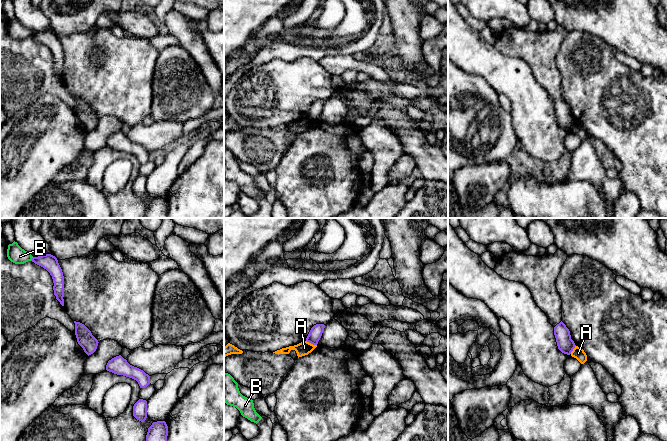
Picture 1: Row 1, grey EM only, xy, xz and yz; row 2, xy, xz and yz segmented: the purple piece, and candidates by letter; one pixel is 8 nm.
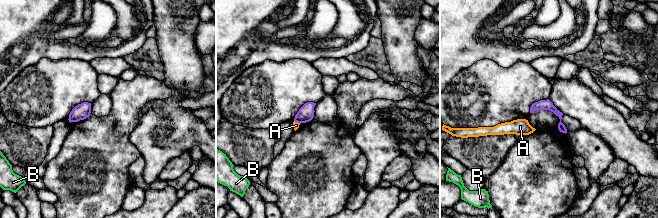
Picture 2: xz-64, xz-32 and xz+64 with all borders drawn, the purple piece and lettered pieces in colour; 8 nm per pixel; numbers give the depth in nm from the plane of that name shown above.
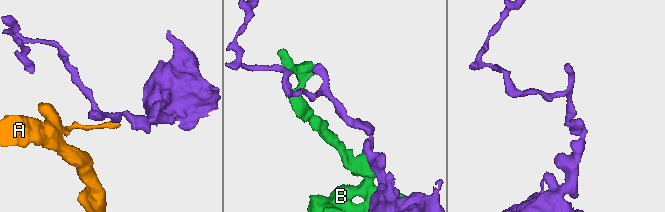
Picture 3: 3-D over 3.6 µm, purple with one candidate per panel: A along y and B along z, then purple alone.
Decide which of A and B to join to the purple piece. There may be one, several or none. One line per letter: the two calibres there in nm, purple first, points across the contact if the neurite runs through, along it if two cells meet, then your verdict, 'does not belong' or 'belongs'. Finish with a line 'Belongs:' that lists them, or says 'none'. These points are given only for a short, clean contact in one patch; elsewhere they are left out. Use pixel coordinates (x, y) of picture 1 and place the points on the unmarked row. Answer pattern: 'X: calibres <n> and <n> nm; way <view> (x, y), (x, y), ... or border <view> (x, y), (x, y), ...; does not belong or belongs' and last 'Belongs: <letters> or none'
A: calibres 100 and 110 nm; border xz (306, 116), (316, 121); does not belong
B: calibres 130 and 140 nm; border xy (33, 33), (30, 36); does not belong
Belongs: none

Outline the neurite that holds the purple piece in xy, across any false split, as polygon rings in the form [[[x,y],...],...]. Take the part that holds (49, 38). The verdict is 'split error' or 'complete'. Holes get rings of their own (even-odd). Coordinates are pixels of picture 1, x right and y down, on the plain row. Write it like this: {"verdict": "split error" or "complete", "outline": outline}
{"verdict": "complete", "outline": [[[46,30],[33,33],[31,37],[43,43],[50,49],[54,59],[54,71],[60,80],[64,82],[64,52],[57,34],[51,30]]]}

